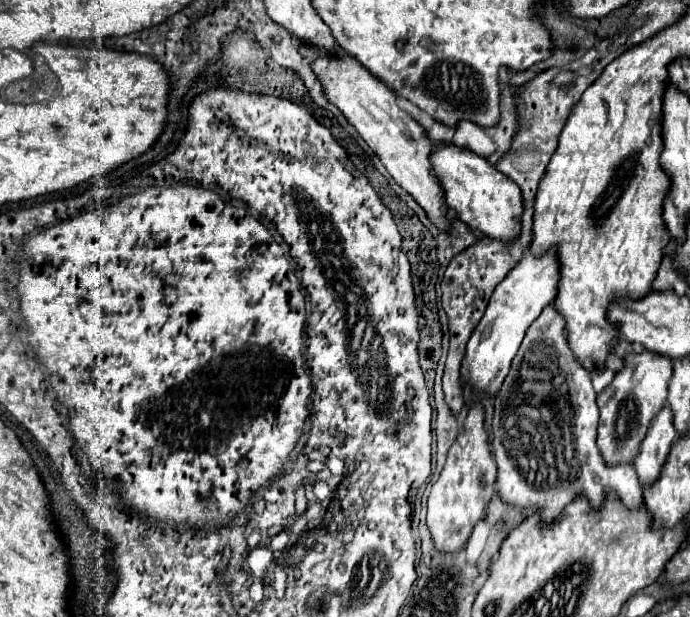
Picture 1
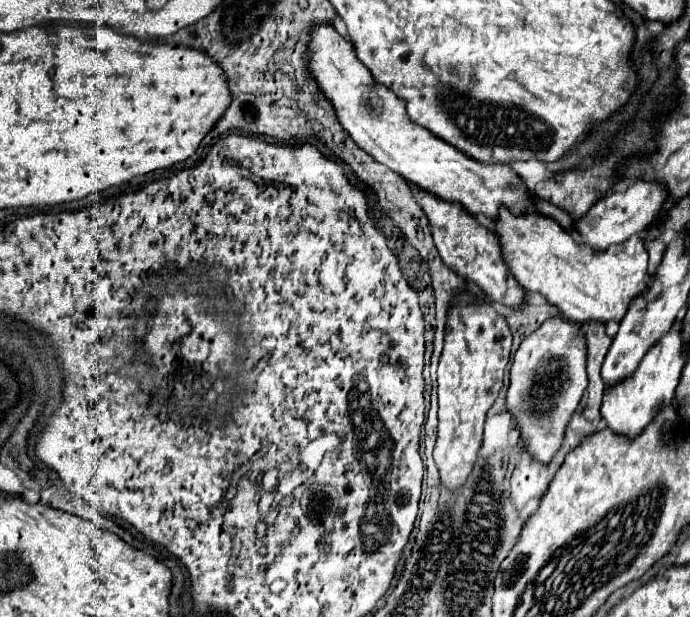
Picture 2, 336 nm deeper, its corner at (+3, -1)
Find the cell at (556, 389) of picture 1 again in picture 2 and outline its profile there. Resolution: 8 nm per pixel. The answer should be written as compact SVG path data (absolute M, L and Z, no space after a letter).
M559 317L547 319L545 325L525 337L515 353L507 409L519 425L525 451L539 461L551 461L557 453L563 439L563 427L567 427L567 419L571 419L571 413L587 387L585 357L585 337L579 333L579 327Z

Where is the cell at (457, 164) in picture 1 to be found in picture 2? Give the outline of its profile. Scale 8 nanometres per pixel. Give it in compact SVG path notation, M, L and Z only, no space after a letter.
M503 209L495 221L497 237L503 245L503 259L515 279L527 291L541 293L559 307L561 315L571 321L621 319L633 297L645 293L649 285L647 251L639 235L607 247L603 253L587 245L579 245L575 237L561 229L551 217L531 213L531 217L515 217Z

